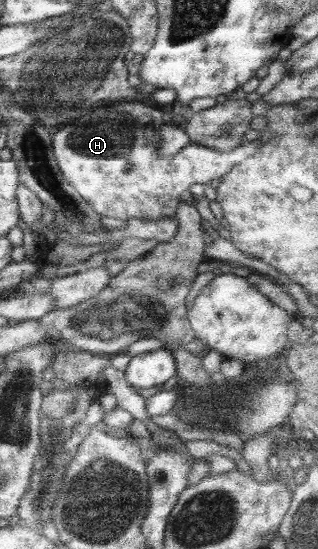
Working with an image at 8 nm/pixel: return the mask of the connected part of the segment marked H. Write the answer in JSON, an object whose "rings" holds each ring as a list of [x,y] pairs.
{"rings":[[[143,100],[97,101],[83,115],[69,117],[67,121],[48,128],[51,138],[51,151],[63,179],[83,198],[91,209],[99,215],[115,219],[143,219],[155,221],[161,217],[173,217],[179,204],[179,195],[193,183],[209,184],[227,173],[227,170],[243,159],[251,157],[259,149],[259,140],[245,141],[239,147],[225,153],[207,149],[197,143],[189,143],[171,156],[160,155],[157,151],[159,128],[167,117],[165,109],[153,106]]]}

